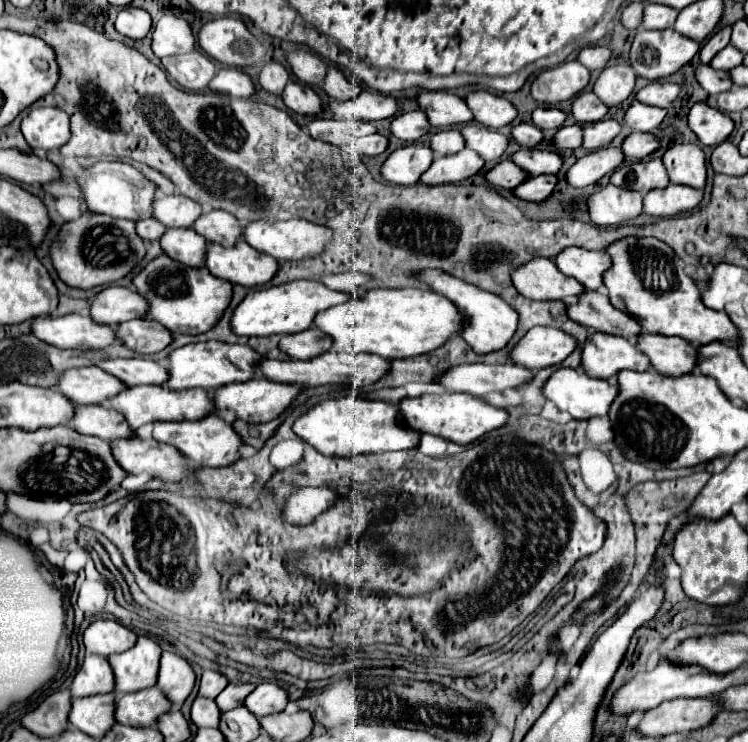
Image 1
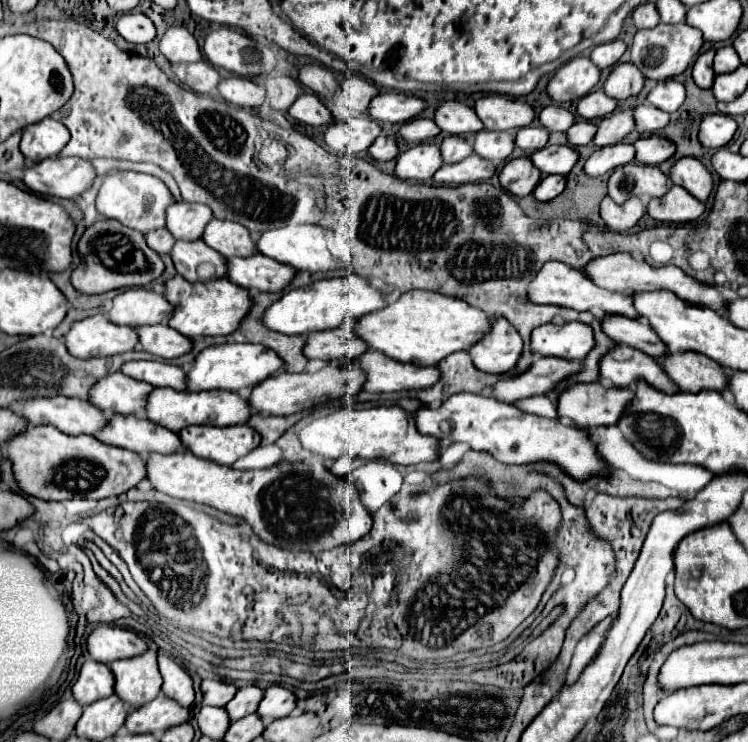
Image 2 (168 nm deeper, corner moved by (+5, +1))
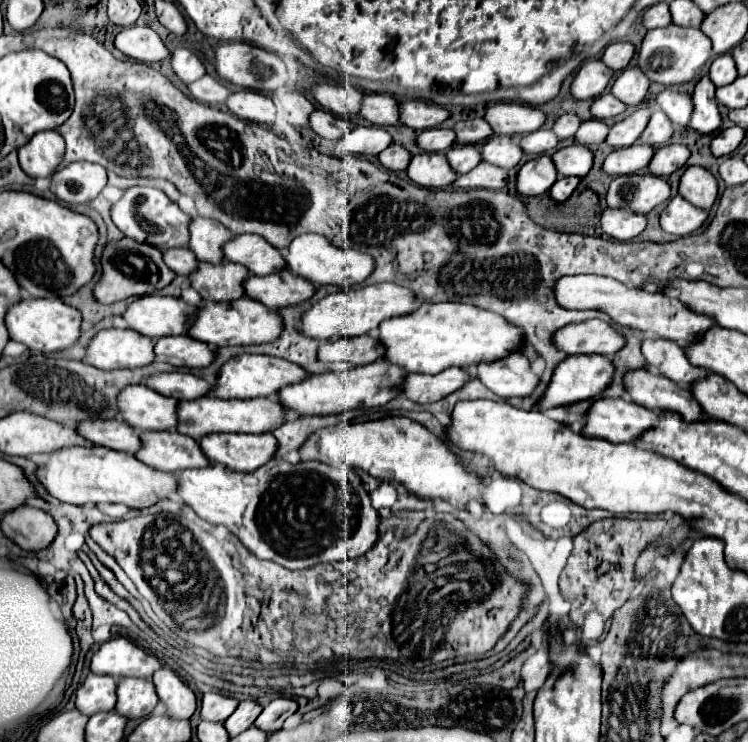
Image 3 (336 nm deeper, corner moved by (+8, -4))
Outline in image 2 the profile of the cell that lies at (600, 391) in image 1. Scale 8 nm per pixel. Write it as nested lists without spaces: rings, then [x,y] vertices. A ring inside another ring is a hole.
[[[571,383],[565,389],[559,391],[557,401],[557,415],[569,417],[577,425],[583,427],[595,427],[595,425],[615,425],[619,421],[619,415],[623,413],[623,407],[633,399],[633,391],[629,387],[605,387],[603,383]]]

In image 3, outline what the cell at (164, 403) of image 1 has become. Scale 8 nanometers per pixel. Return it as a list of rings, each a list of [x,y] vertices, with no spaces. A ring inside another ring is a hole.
[[[204,396],[190,402],[178,404],[178,432],[200,438],[212,432],[250,432],[266,434],[274,432],[286,422],[288,410],[276,398],[252,398],[252,400],[222,400],[214,396]]]

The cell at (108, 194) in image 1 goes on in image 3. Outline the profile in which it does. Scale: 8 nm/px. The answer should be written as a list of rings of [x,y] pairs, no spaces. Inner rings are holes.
[[[134,186],[126,190],[124,198],[112,206],[112,220],[128,238],[134,238],[142,244],[150,244],[162,250],[188,246],[188,226],[192,222],[192,216],[182,212],[178,204],[172,202],[162,190],[150,186]]]

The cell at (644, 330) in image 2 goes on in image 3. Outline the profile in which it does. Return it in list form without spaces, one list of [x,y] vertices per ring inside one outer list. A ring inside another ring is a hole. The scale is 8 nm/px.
[[[648,338],[642,342],[642,354],[650,366],[656,366],[666,378],[676,384],[692,386],[696,380],[702,380],[702,376],[706,376],[704,368],[696,368],[688,362],[686,350],[676,342]]]

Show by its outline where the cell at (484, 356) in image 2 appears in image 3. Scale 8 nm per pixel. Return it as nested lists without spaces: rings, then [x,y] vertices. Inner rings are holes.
[[[512,352],[508,358],[492,364],[478,364],[476,376],[488,390],[504,400],[526,398],[540,382],[540,376],[532,372],[530,362],[522,352]]]

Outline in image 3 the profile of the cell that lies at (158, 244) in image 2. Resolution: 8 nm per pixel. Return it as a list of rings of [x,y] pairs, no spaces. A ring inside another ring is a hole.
[[[170,248],[168,252],[164,252],[164,262],[168,264],[168,268],[182,276],[188,276],[198,268],[198,258],[188,248]]]

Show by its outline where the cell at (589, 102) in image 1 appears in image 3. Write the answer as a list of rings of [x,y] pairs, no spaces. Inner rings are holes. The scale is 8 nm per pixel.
[[[602,94],[594,100],[592,104],[592,116],[598,120],[606,120],[606,118],[614,118],[620,116],[628,106],[624,102],[620,102],[614,94]]]

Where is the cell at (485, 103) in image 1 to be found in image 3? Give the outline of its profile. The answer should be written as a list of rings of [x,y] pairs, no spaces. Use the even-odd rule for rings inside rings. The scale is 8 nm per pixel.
[[[496,102],[486,116],[494,134],[530,134],[546,122],[546,114],[534,106],[518,102]]]

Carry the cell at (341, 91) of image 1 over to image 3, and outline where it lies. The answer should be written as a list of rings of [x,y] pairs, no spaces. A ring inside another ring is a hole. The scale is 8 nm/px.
[[[368,94],[360,116],[376,126],[398,126],[400,124],[400,102],[392,94]]]

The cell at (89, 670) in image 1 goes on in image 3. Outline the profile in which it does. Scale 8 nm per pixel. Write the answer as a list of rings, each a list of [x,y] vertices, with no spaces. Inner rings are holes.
[[[88,674],[84,684],[76,692],[76,708],[86,716],[94,716],[98,712],[114,710],[114,706],[116,706],[116,680],[112,676]]]

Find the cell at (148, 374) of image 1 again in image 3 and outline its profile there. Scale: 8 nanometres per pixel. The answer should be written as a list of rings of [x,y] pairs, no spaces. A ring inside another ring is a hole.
[[[186,372],[172,374],[156,374],[146,380],[148,388],[154,388],[160,394],[178,398],[178,400],[196,400],[208,396],[212,392],[212,384]]]

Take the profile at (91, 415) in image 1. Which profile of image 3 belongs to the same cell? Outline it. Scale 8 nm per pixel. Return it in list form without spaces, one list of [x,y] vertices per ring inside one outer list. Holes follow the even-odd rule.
[[[176,430],[172,432],[142,432],[142,450],[136,454],[148,466],[178,474],[188,468],[204,468],[210,460],[204,456],[200,444]]]

